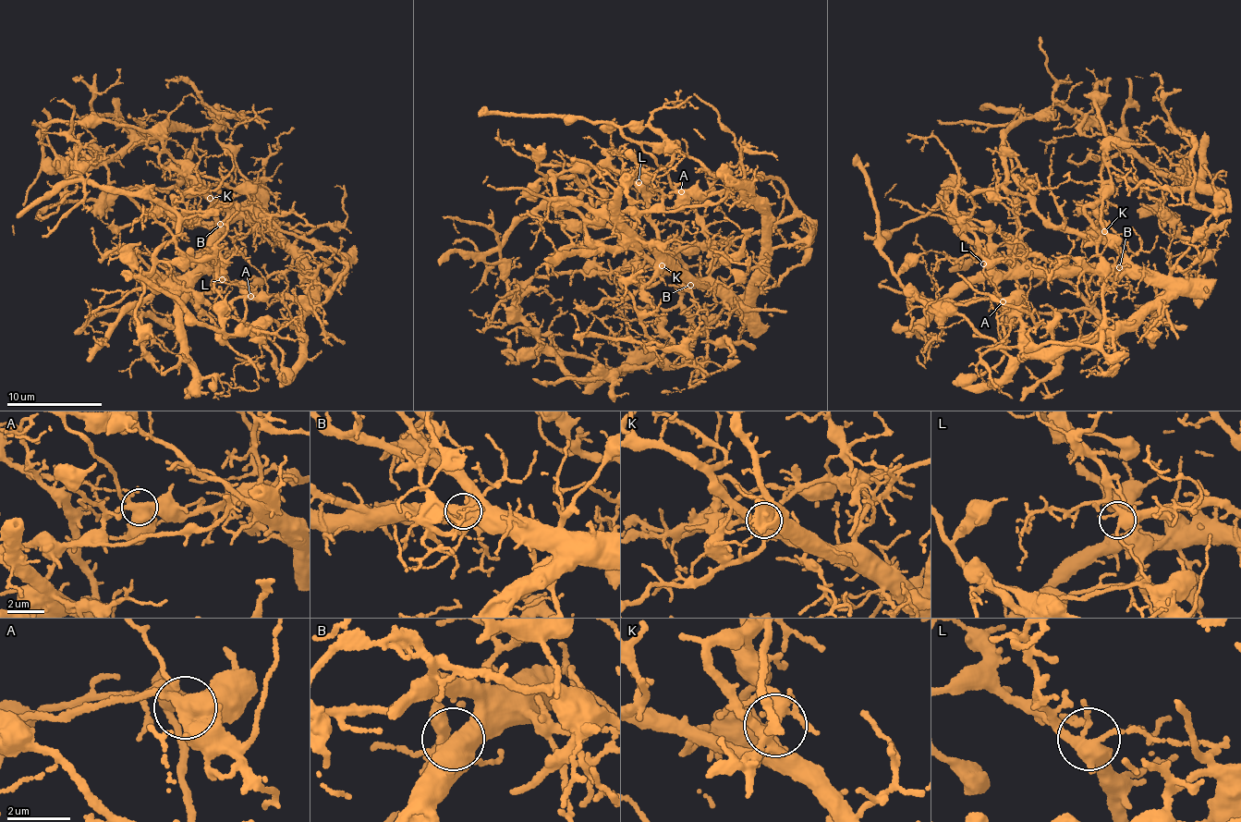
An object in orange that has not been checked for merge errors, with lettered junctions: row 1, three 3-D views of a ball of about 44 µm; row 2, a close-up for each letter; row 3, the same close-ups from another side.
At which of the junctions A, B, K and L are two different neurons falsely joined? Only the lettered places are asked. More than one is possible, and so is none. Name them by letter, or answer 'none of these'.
A, K

